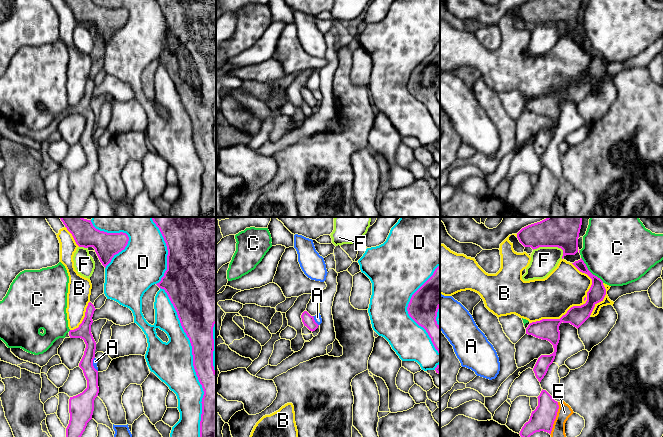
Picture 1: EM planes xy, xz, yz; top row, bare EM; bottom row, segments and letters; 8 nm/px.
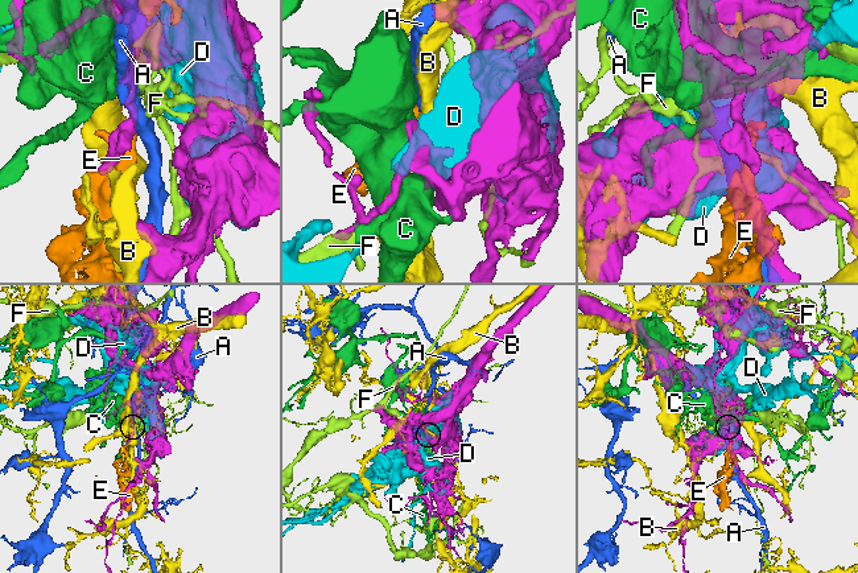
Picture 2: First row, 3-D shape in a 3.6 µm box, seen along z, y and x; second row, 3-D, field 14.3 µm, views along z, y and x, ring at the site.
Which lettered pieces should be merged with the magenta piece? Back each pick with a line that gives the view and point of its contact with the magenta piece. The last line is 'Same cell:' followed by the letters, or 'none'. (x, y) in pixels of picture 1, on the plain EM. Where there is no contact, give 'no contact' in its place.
Same cell: none

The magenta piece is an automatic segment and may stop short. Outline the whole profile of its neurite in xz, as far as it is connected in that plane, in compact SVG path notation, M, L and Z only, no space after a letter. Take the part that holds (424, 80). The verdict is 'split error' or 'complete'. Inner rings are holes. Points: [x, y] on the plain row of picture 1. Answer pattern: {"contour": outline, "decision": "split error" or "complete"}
{"contour": "M440 42L412 71L407 83L409 92L428 109L435 125L440 129L440 102L436 93L440 83Z", "decision": "complete"}

